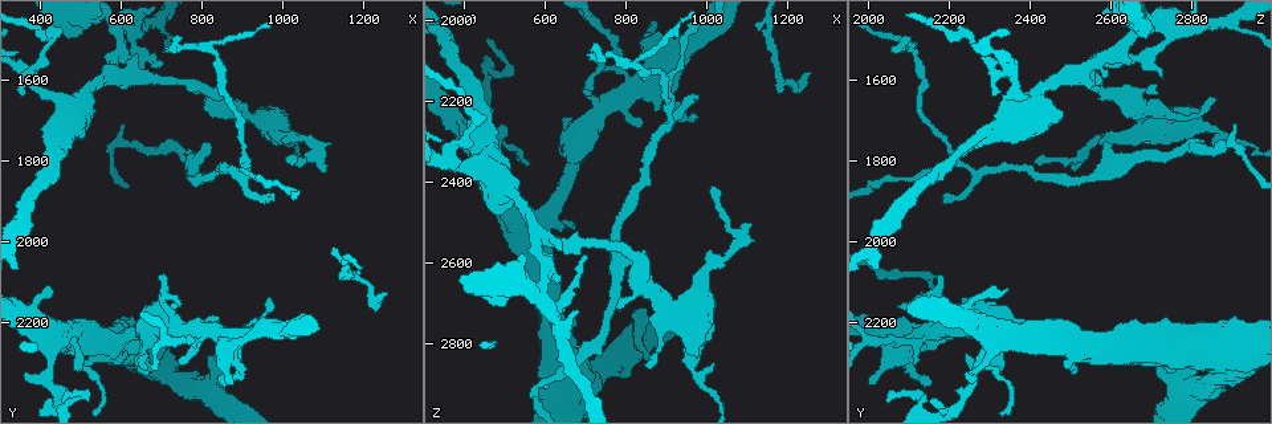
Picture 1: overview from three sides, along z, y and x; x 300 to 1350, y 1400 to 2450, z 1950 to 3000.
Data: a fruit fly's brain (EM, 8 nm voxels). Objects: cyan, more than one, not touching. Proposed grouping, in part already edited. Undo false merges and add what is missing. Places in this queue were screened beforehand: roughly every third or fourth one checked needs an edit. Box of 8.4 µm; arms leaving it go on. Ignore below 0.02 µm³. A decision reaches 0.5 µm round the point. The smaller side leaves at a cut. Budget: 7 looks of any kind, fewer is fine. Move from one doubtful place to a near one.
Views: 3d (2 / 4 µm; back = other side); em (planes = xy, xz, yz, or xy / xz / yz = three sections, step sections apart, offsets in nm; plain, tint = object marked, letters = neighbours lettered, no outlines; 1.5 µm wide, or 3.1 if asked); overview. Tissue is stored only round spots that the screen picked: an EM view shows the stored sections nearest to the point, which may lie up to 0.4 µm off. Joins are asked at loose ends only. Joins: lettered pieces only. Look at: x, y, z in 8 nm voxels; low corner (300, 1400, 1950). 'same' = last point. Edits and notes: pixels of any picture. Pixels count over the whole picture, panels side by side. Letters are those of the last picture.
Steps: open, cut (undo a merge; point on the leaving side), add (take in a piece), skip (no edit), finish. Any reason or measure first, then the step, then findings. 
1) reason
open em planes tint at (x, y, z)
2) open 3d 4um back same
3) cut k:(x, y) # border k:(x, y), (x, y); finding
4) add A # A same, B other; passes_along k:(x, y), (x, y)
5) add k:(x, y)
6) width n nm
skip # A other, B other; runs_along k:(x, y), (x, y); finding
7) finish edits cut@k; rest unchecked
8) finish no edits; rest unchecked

an open end
open em planes letters at (675, 2320, 2515)

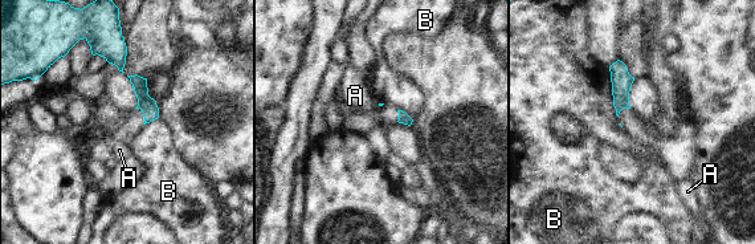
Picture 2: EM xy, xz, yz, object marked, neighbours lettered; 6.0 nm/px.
skip # A other, B other; border 2:(608, 66), (612, 105), (617, 117); none of them fits

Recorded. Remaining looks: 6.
branch stops here
open 3d 4um at (735, 2155, 2075)

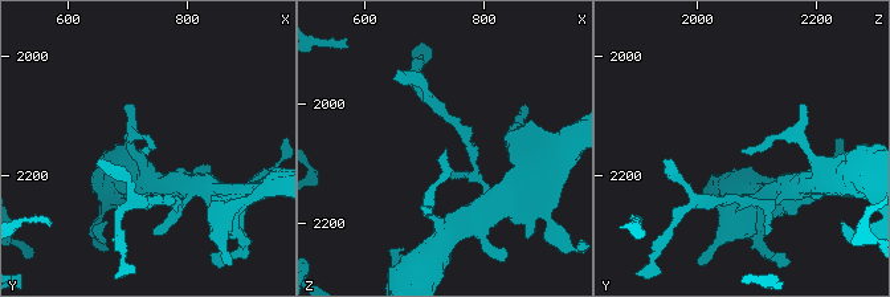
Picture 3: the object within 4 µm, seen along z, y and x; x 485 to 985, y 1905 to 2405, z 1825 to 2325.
open em yz step 4 tint at (730, 2160, 2070)

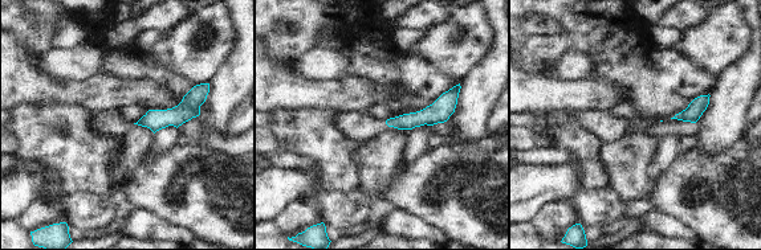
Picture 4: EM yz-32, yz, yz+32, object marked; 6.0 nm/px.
open em xz step 8 letters same

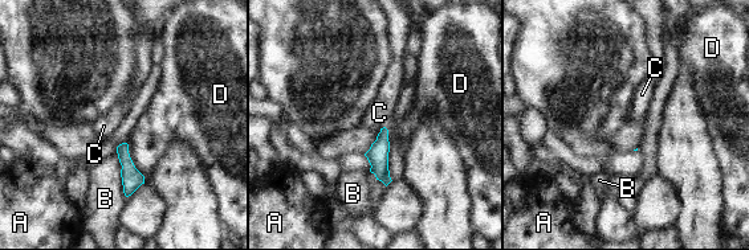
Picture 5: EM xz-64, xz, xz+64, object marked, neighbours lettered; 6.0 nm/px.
add C # A other, B other, C same, D other; passes_along 5:(378, 154), (387, 132), (379, 113); the cell continues

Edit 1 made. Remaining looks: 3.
redraw
open overview

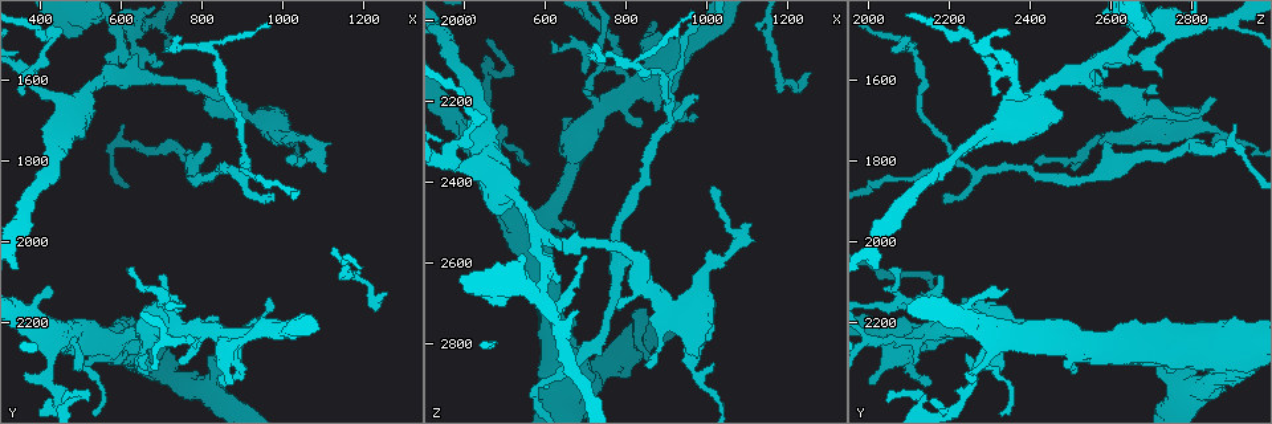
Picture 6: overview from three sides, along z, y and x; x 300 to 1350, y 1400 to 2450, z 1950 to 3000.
free end
open em planes letters at (810, 1745, 2585)

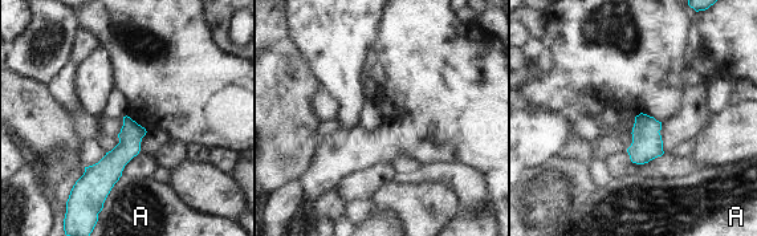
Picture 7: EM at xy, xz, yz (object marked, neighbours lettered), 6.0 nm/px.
width 110 nm
skip # A other; runs_along 7:(142, 131), (102, 171), (89, 173); no lettered piece goes on from it

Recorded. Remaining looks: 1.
finish edits add@5; rest unchecked

